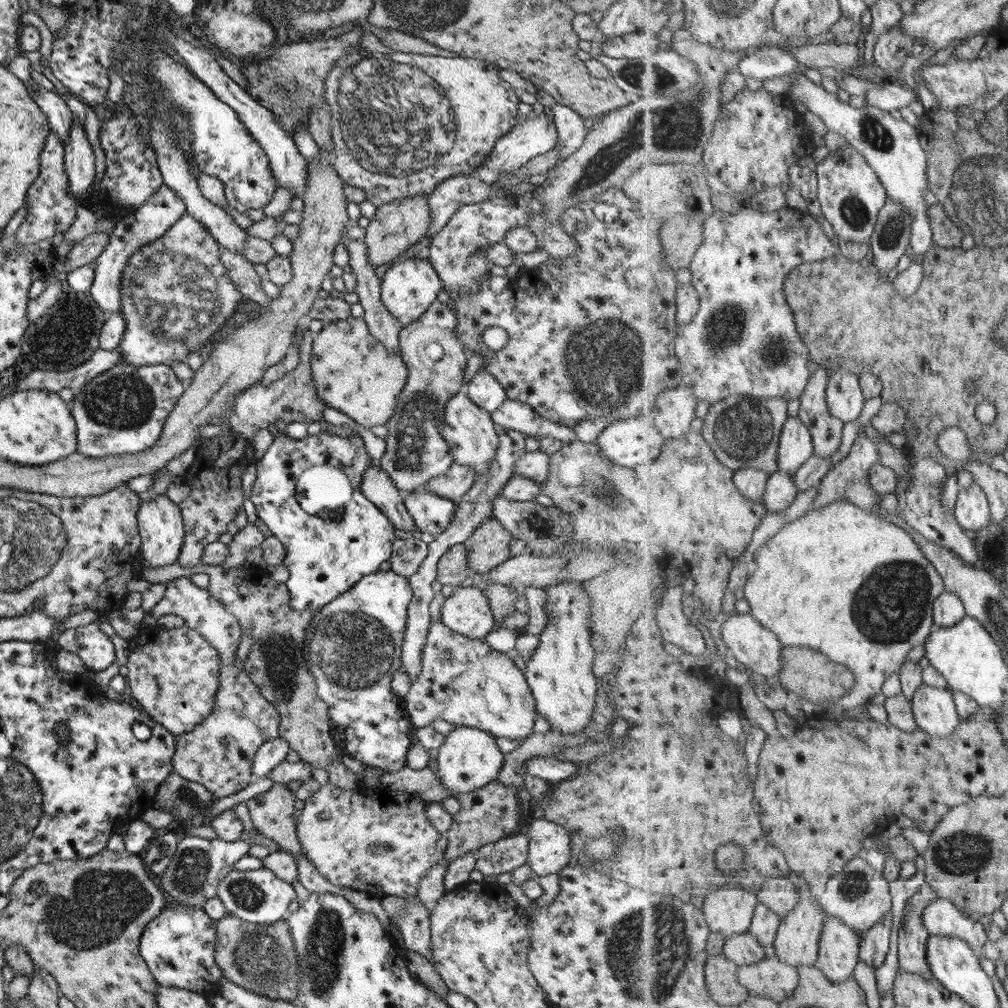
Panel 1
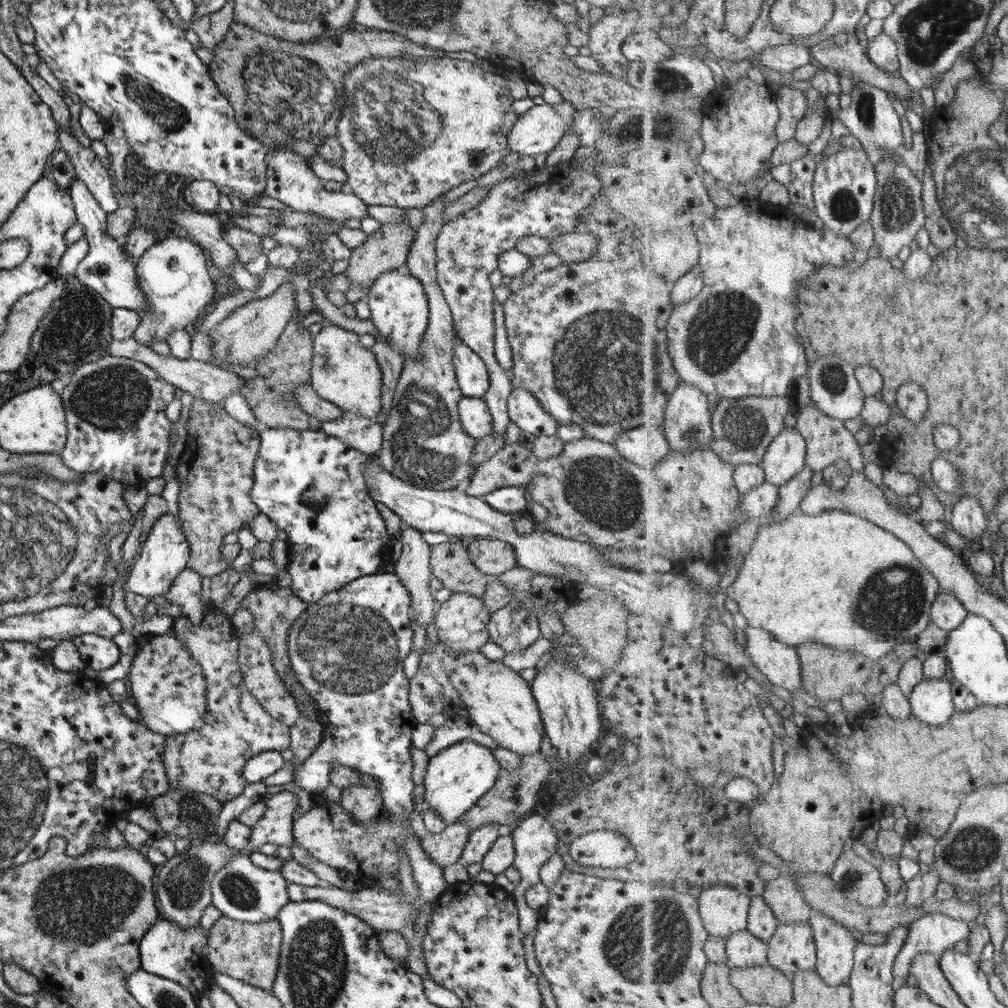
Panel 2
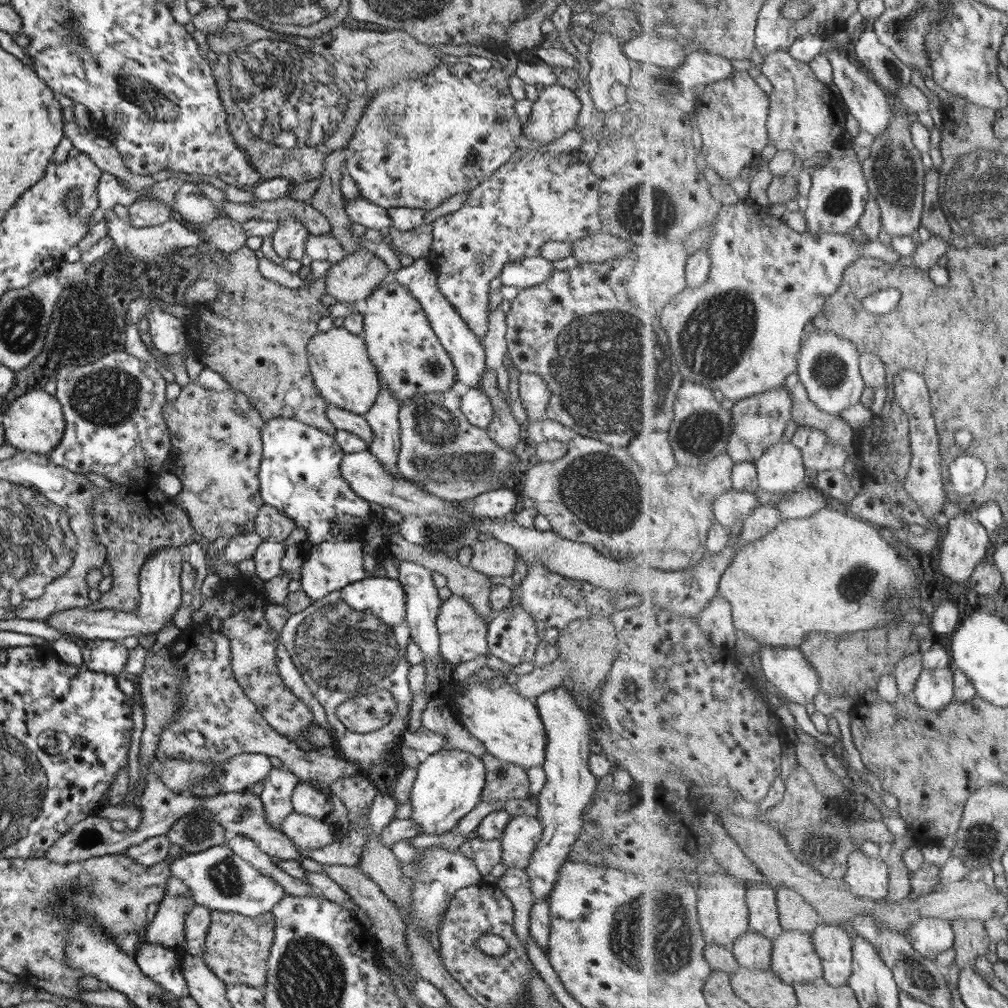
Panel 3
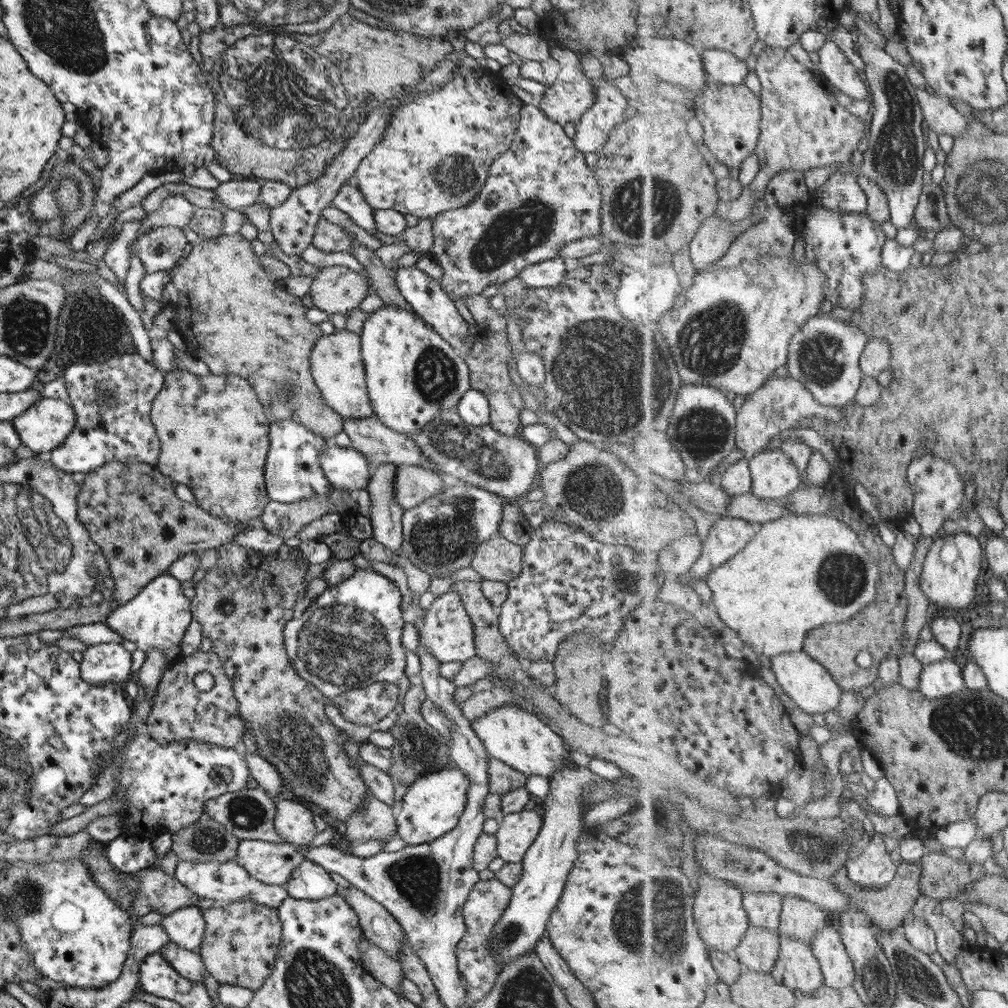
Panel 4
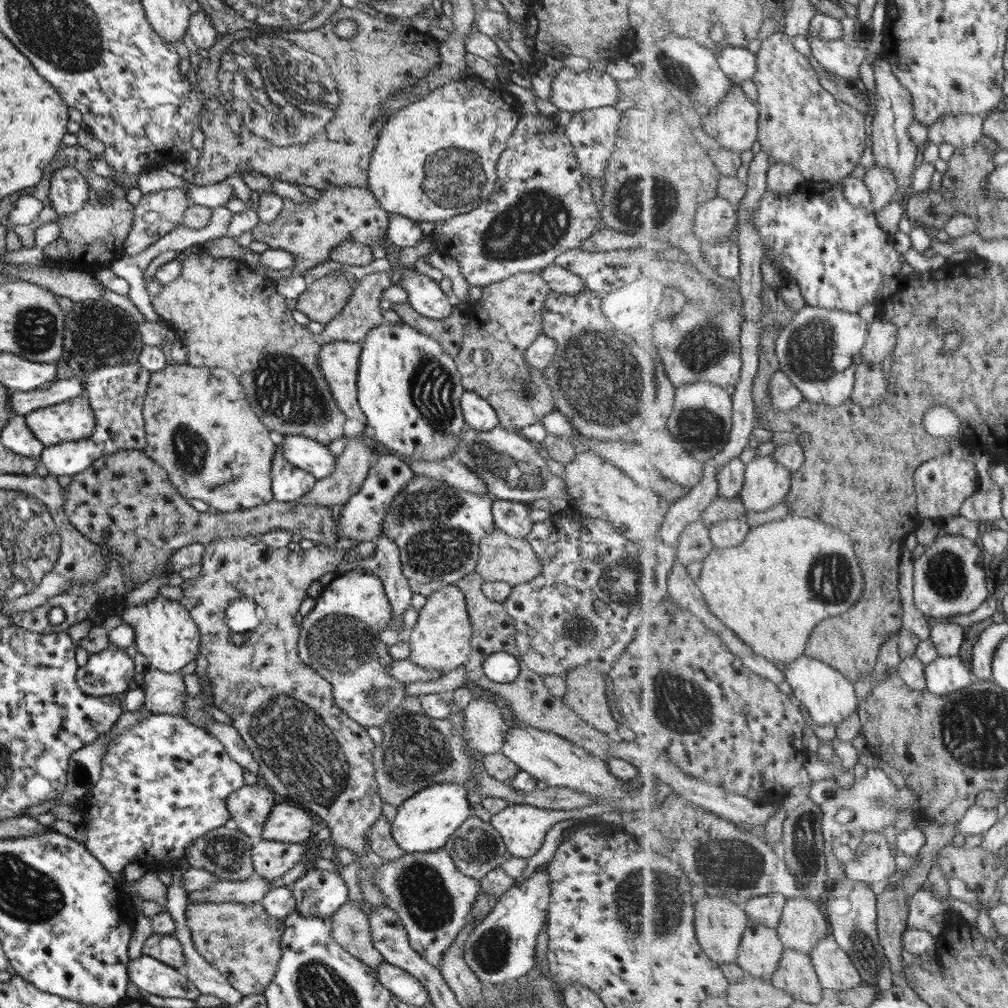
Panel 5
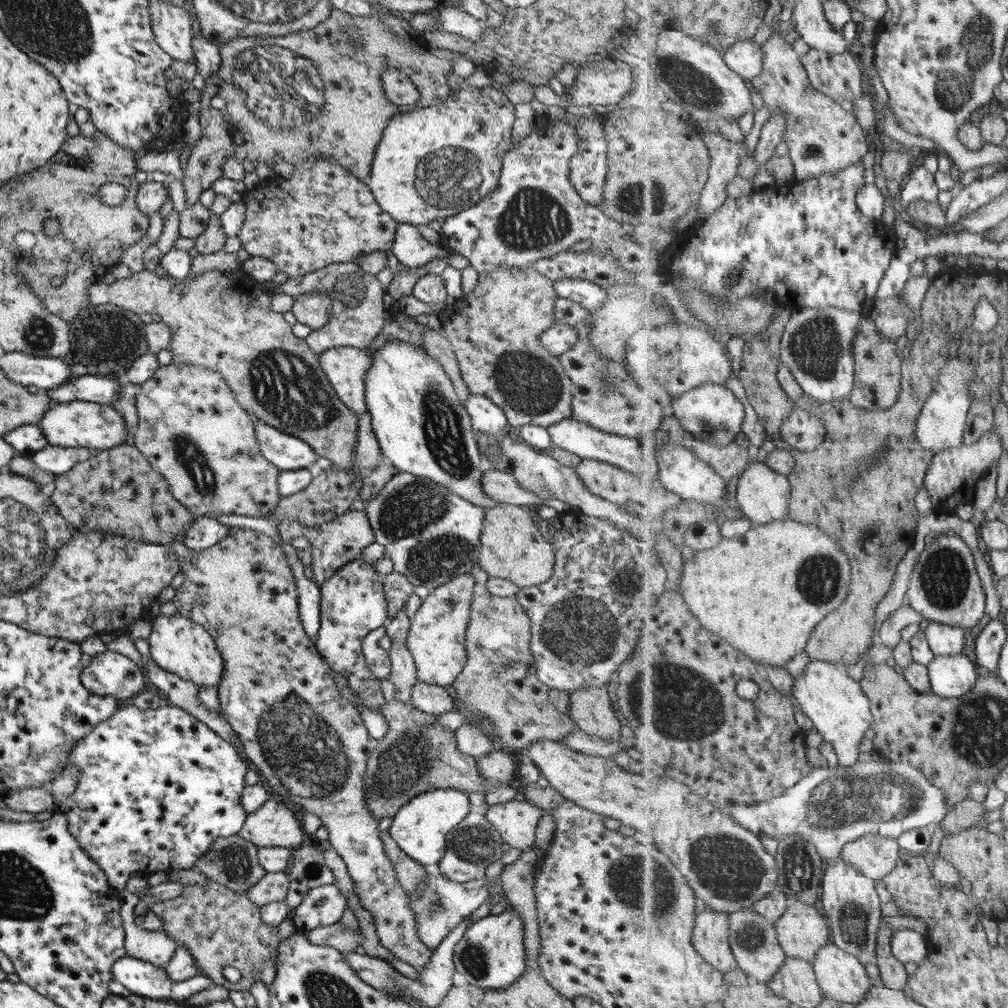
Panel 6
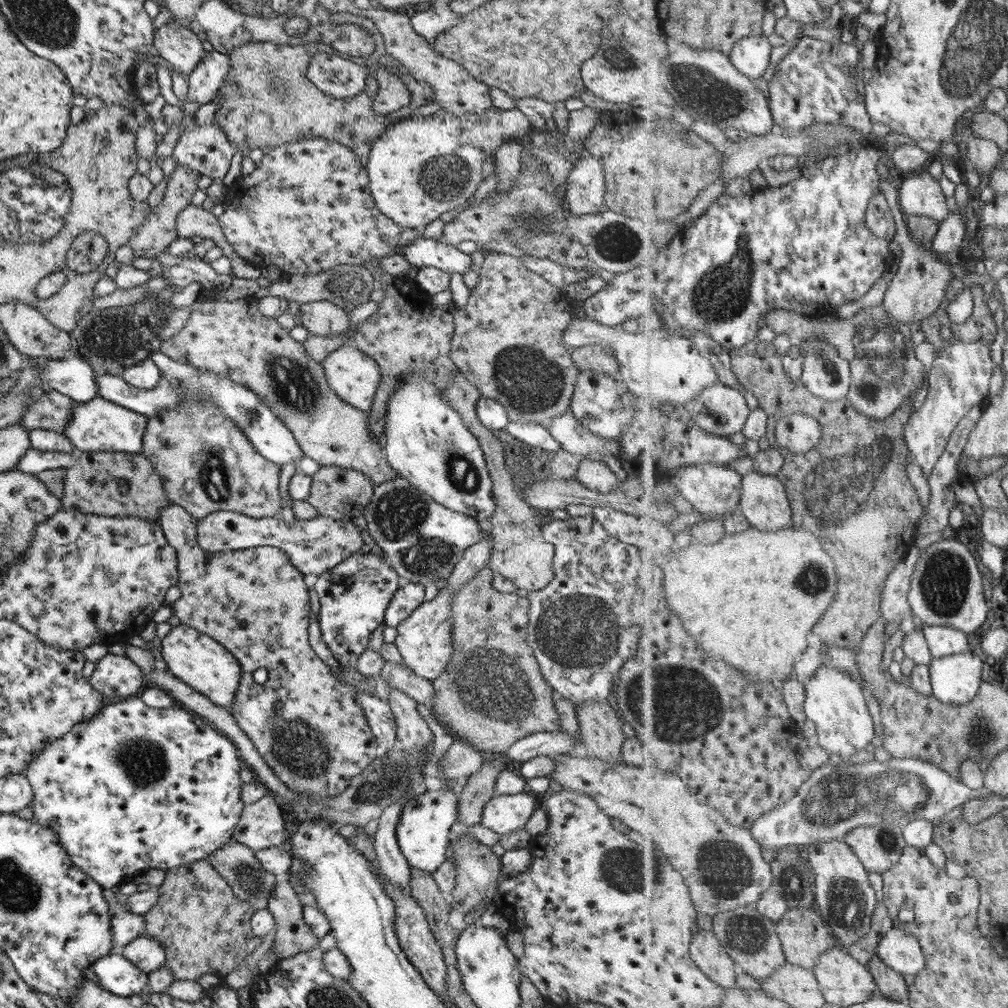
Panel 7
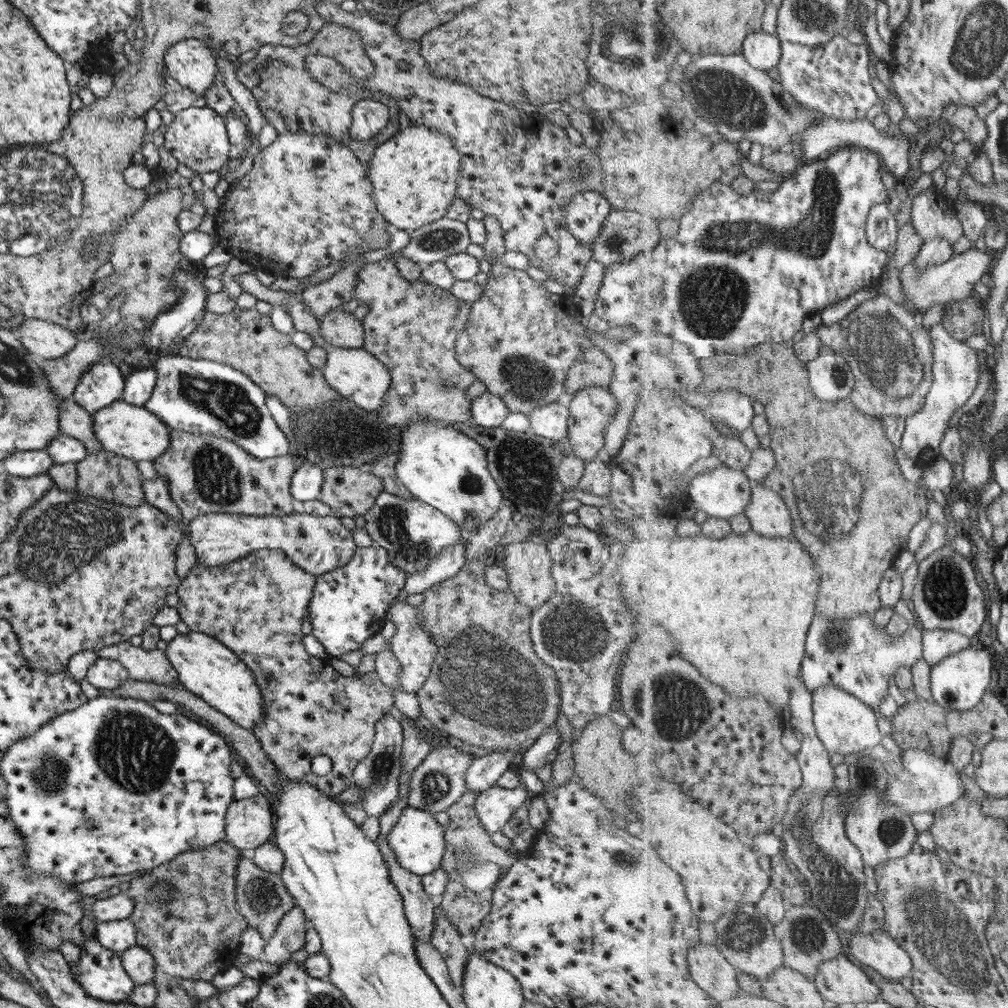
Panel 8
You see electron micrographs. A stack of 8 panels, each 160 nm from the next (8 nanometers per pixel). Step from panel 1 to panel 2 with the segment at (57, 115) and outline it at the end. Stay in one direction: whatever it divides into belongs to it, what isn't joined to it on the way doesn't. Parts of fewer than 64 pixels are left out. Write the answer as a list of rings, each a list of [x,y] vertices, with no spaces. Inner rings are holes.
[[[57,129],[58,147],[65,151],[69,157],[75,177],[85,185],[86,190],[93,196],[97,206],[107,213],[118,209],[117,202],[112,192],[112,183],[106,169],[101,166],[101,160],[95,156],[91,149],[83,148],[73,138],[69,131]]]

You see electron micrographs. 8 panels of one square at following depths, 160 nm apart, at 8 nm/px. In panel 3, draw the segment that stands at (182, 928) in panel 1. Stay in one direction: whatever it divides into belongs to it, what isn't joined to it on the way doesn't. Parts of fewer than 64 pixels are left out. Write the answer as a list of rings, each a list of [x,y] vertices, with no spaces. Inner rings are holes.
[[[140,943],[132,955],[139,970],[150,981],[180,998],[188,995],[188,988],[176,959],[177,950],[155,943]]]

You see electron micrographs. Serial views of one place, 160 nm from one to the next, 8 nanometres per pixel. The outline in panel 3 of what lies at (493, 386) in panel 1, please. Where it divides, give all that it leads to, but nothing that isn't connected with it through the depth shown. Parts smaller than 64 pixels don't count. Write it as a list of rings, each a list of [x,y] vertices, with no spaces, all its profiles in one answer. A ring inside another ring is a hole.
[[[414,259],[411,266],[399,268],[397,272],[390,273],[392,280],[396,280],[399,285],[403,285],[410,290],[417,302],[420,302],[421,308],[425,311],[431,330],[440,342],[440,345],[448,354],[449,360],[456,368],[454,376],[461,384],[465,384],[470,389],[477,389],[480,378],[484,373],[483,364],[484,355],[476,336],[467,328],[467,325],[461,320],[456,310],[445,300],[445,297],[439,292],[437,281],[433,276],[432,268],[429,267],[427,260]]]

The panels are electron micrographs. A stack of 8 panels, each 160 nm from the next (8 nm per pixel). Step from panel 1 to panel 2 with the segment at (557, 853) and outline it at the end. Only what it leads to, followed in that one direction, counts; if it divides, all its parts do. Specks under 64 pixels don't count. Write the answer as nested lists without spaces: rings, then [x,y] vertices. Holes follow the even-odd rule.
[[[531,815],[521,821],[509,835],[513,841],[514,859],[509,867],[515,868],[519,873],[519,882],[514,884],[512,891],[513,905],[517,909],[517,919],[519,920],[519,931],[522,935],[534,933],[539,914],[536,910],[531,910],[525,903],[525,892],[527,888],[539,882],[538,870],[555,854],[557,842],[556,830],[549,823],[547,818],[540,815]]]

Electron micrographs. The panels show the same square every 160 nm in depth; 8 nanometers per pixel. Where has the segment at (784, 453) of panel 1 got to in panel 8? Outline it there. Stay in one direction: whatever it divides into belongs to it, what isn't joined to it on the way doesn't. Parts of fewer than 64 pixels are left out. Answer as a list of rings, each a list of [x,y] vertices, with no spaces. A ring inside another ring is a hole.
[[[754,482],[753,497],[744,512],[753,530],[771,538],[787,538],[794,535],[793,512],[786,499],[771,490],[764,482]]]

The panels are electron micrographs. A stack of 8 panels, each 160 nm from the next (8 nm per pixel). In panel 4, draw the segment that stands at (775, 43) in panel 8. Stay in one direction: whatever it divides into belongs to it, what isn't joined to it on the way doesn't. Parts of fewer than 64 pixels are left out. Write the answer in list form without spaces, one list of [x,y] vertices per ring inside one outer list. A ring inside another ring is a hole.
[[[725,48],[702,49],[702,59],[704,69],[713,81],[738,85],[749,76],[749,66],[745,61]]]

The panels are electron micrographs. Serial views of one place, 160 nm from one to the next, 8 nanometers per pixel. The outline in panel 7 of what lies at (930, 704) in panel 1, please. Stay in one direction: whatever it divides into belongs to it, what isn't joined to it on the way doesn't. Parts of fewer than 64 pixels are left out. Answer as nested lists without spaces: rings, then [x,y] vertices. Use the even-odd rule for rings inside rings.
[[[973,652],[935,659],[930,665],[933,696],[953,705],[965,705],[980,694],[983,660]]]

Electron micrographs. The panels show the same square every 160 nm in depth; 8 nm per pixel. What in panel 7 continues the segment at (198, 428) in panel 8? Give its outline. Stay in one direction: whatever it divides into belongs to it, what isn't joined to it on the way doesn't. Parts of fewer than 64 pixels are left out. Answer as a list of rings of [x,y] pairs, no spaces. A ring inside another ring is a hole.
[[[161,351],[151,354],[150,359],[161,372],[158,383],[153,388],[149,390],[138,389],[129,386],[121,377],[97,375],[96,396],[147,418],[161,414],[161,412],[167,412],[167,410],[175,410],[177,402],[191,389],[195,389],[201,391],[202,395],[205,395],[212,402],[215,412],[223,414],[225,420],[238,426],[240,432],[248,438],[252,447],[264,459],[281,467],[283,464],[289,464],[289,462],[297,464],[302,458],[301,449],[287,427],[275,417],[271,410],[267,410],[267,407],[261,404],[255,394],[247,390],[245,386],[239,386],[228,378],[218,376],[210,370],[200,370],[200,368],[194,368],[194,366],[184,364],[184,362],[175,362],[167,358],[167,355]]]

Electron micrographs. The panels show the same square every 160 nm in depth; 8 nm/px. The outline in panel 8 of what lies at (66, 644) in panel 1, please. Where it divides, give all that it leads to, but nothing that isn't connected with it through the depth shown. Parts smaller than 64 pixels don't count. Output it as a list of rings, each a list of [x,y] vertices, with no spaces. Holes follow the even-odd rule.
[[[98,658],[87,670],[85,680],[95,689],[113,690],[128,680],[127,672],[115,660]]]

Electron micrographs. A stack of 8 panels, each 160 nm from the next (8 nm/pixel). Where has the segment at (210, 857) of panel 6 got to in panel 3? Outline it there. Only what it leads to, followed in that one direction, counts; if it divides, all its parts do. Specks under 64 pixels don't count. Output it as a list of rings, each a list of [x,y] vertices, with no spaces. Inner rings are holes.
[[[195,809],[178,818],[164,835],[170,844],[181,846],[182,855],[225,843],[228,837],[207,809]]]

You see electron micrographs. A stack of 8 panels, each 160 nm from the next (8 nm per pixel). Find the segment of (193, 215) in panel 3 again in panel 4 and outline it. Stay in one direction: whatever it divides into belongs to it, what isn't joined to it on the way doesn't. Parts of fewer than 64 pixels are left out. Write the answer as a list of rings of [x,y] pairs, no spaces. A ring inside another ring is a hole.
[[[172,193],[159,203],[157,211],[147,214],[140,221],[138,235],[144,235],[153,227],[176,226],[183,229],[188,224],[194,208],[183,196]]]

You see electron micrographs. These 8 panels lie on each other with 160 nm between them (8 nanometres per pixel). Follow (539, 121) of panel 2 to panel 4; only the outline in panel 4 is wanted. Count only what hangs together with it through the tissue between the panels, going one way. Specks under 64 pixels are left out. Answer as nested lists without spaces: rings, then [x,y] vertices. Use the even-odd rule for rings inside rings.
[[[551,46],[549,49],[550,58],[557,60],[560,70],[555,76],[555,80],[547,85],[542,92],[539,101],[539,110],[551,121],[556,122],[561,127],[566,122],[572,125],[579,120],[579,117],[593,104],[595,98],[590,79],[581,72],[581,65],[578,54],[570,51],[565,46]]]

